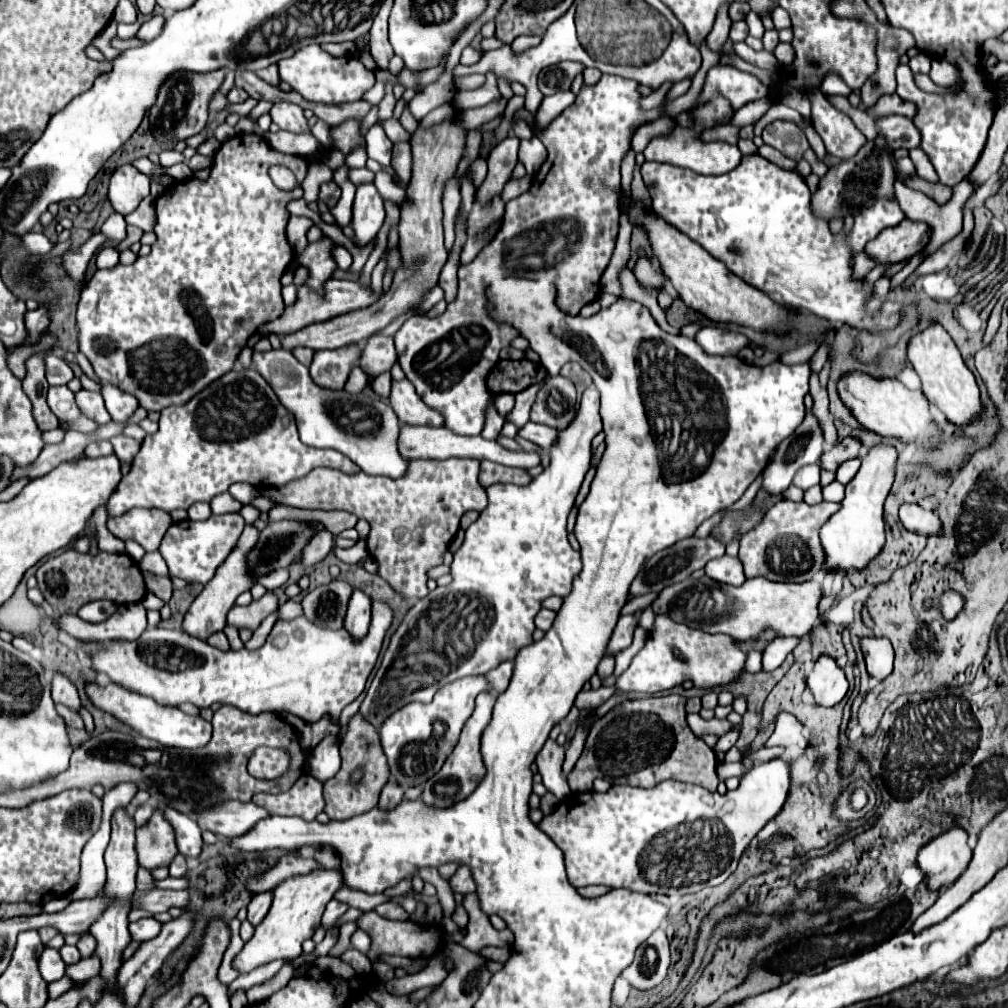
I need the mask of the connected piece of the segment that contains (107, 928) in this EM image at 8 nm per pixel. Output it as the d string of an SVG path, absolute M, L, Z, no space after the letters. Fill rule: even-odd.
M117 809L113 813L113 821L111 821L111 841L109 847L105 851L105 865L107 865L107 883L103 889L103 895L109 899L105 911L91 923L89 931L91 935L97 939L97 953L99 957L103 957L103 969L101 975L105 979L109 979L109 983L113 983L113 977L119 969L119 953L127 947L127 943L131 941L129 937L129 911L131 911L131 897L135 893L135 873L139 869L137 865L137 857L135 857L135 823L133 817L127 817L127 813L123 813L123 809Z

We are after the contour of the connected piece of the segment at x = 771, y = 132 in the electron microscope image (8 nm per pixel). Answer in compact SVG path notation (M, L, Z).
M773 121L767 125L763 129L763 141L795 161L801 161L805 151L811 149L805 133L791 121Z

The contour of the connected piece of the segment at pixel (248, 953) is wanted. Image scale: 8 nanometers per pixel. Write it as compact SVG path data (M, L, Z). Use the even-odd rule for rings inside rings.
M319 869L319 873L309 873L307 877L293 877L283 881L273 891L273 905L267 917L255 927L255 935L245 943L241 953L235 957L233 967L239 973L249 973L261 965L267 965L275 959L295 959L301 955L301 943L311 939L315 929L321 923L325 905L333 899L333 893L341 887L341 873Z

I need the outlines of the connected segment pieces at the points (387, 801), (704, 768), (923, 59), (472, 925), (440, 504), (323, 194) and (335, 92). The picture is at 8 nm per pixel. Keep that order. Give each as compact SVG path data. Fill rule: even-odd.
M389 781L381 791L377 807L381 811L393 811L401 801L403 801L403 789L399 789L399 785L395 785L395 781Z
M645 697L617 705L601 717L589 731L585 751L575 769L567 775L573 793L591 791L593 779L607 779L611 785L655 787L661 781L675 779L717 791L717 757L687 725L685 697Z
M919 53L919 55L915 55L909 61L909 67L911 67L913 73L929 73L929 69L931 69L931 57L925 55L925 53Z
M475 893L473 895L465 895L463 907L469 913L469 925L467 925L467 935L459 943L461 947L465 945L465 949L469 949L469 951L479 951L481 947L487 947L487 945L511 947L513 933L509 929L495 931L491 927L489 917L479 909L479 901L475 901Z
M413 459L411 461L411 473L403 477L403 481L393 481L391 477L371 477L363 471L359 473L343 473L337 469L315 469L303 481L291 481L285 489L269 489L275 503L287 503L301 509L341 509L347 513L357 515L359 519L365 519L371 525L371 533L367 537L367 549L379 563L379 575L395 587L397 593L403 593L411 599L423 599L427 589L427 571L435 565L441 565L441 555L447 551L449 543L453 541L459 521L467 511L481 513L489 499L487 489L479 483L479 471L481 461L479 459Z
M335 181L323 183L323 185L321 185L321 189L319 189L319 199L321 199L321 201L325 201L325 203L327 203L327 207L333 207L333 205L337 203L339 195L341 195L341 189L339 189L339 185L337 185Z
M307 45L299 49L289 59L283 59L277 63L281 81L289 83L297 93L301 93L309 101L317 103L351 103L361 101L363 95L375 85L375 75L371 69L367 69L357 57L333 57L327 51L323 51L319 45Z

